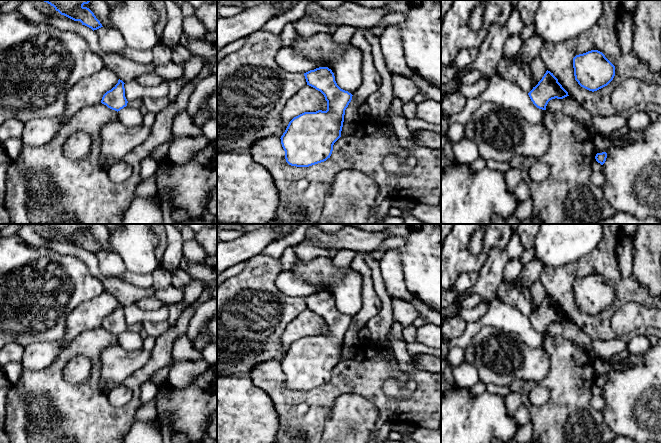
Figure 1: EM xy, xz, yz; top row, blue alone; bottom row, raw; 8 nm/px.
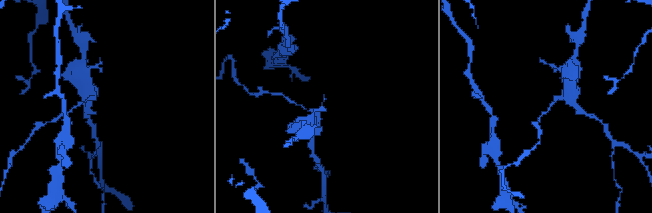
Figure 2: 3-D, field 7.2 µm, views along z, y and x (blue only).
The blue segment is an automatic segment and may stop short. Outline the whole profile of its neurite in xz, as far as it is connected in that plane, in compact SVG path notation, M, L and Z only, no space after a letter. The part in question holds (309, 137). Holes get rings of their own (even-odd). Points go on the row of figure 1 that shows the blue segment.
M328 67L310 70L304 76L307 85L324 95L327 110L294 117L281 136L286 162L296 167L309 167L330 158L334 143L341 137L345 110L353 96L337 85Z

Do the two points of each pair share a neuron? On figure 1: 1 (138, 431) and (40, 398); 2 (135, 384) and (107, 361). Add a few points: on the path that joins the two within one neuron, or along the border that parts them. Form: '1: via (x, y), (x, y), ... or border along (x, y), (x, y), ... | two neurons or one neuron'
1: border along (133, 422), (127, 432) | two neurons
2: border along (147, 363), (120, 383) | two neurons

